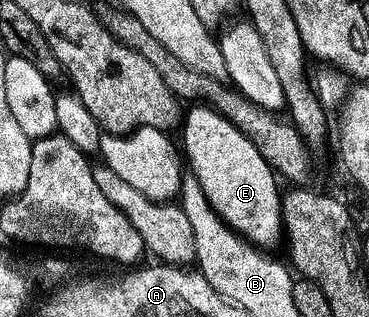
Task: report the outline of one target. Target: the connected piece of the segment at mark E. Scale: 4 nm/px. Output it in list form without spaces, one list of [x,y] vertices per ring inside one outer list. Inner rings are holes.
[[[195,105],[185,115],[182,131],[184,130],[184,148],[192,161],[192,174],[199,181],[215,212],[227,223],[235,233],[250,244],[261,250],[270,250],[284,238],[283,195],[278,186],[278,176],[272,166],[266,164],[265,158],[258,148],[255,148],[249,138],[225,117],[207,106]]]

